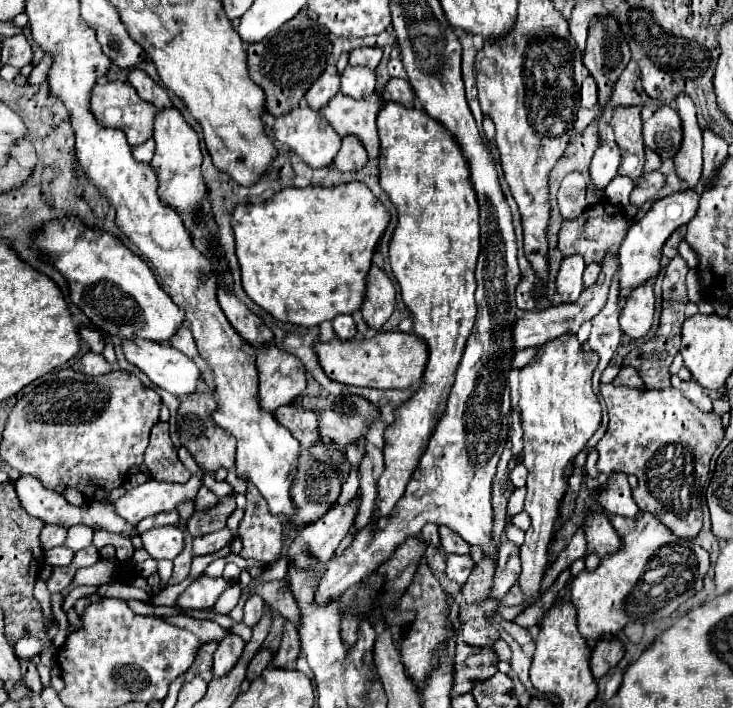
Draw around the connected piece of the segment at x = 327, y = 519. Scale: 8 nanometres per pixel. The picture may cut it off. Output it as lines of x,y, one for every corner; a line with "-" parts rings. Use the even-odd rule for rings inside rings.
360,494
354,496
346,504
336,504
324,514
318,522
308,524
292,542
288,556
298,566
310,566
314,562
328,562
334,556
334,550
342,542
342,538
348,534
350,526
354,524
354,518
360,508
-
310,552
310,556
306,556

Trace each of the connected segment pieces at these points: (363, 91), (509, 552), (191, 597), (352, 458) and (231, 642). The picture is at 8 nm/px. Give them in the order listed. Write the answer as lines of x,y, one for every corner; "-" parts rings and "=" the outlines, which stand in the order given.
346,66
342,74
340,92
354,100
362,100
374,92
374,86
376,86
376,76
372,70
364,66
=
502,542
498,550
498,560
496,560
496,572
492,578
492,588
490,588
490,600
500,602
506,592
514,586
520,574
520,556
518,556
518,546
512,542
=
202,576
200,580
192,582
176,600
176,606
190,606
190,608
206,608
206,606
214,606
216,600
220,598
220,594
226,590
228,582
218,576
218,578
210,578
210,576
=
360,440
360,442
356,442
356,444
350,444
350,448
346,450
346,458
348,458
348,462
350,462
352,466
360,464
360,460
362,460
364,454
366,454
366,452
364,452
364,440
=
230,634
220,642
220,646
214,654
214,668
212,668
214,678
220,678
222,674
228,674
236,666
238,658
242,656
242,648
244,648
244,642
236,634

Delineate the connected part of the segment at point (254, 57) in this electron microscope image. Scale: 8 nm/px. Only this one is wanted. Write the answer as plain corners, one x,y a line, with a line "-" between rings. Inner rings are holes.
300,10
290,22
286,22
278,32
266,36
258,44
248,46
248,70
250,78
266,94
266,110
272,116
282,116
300,104
306,90
318,80
326,62
330,58
332,40
326,26
308,18
306,10

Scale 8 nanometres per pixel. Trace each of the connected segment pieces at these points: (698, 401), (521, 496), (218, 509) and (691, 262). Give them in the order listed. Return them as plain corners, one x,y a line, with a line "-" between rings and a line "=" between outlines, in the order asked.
672,376
672,386
678,388
688,400
692,400
700,409
710,412
713,409
712,400
708,398
708,394
702,386
698,386
694,380
692,382
684,382
678,376
=
515,488
512,492
507,505
507,518
505,527
511,524
513,515
516,515
524,510
524,501
526,497
526,488
=
222,498
212,510
208,512
194,512
192,518
188,520
188,530
192,534
192,538
196,536
204,536
208,532
216,532
226,528
226,518
236,510
234,498
=
685,240
680,243
678,247
678,254
686,260
689,268
696,268
698,266
698,257

